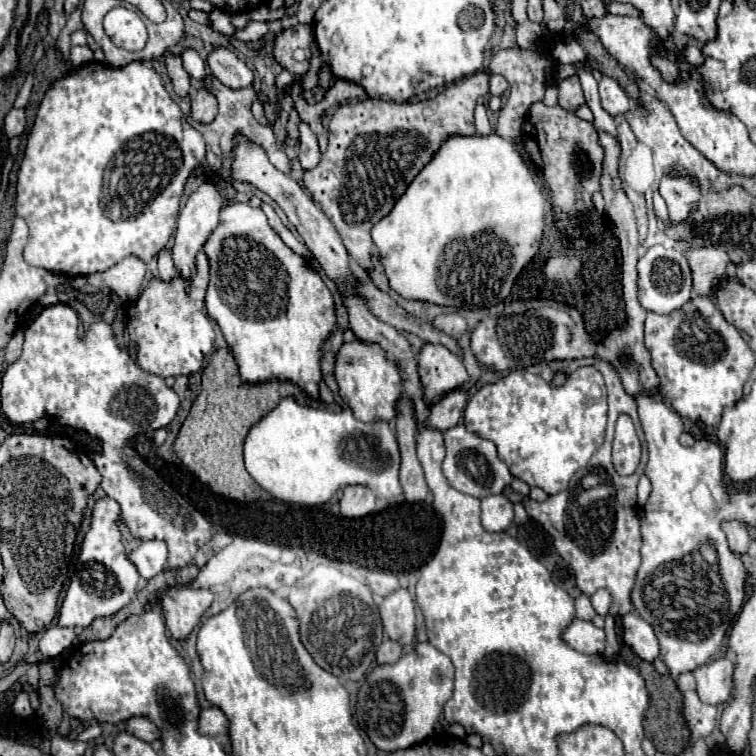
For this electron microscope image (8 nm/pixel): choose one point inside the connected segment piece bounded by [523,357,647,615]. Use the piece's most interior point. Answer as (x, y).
(594, 526)

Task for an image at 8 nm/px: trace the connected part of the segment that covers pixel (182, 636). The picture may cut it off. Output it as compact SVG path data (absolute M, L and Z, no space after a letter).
M189 585L171 587L171 597L163 595L161 605L167 611L165 621L173 639L185 641L211 603L213 593L207 589L191 589Z

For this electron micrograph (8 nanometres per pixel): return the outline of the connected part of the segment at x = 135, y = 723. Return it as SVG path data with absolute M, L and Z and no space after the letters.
M133 717L133 719L129 719L127 721L127 733L135 735L137 739L143 739L147 743L159 739L159 729L147 717Z

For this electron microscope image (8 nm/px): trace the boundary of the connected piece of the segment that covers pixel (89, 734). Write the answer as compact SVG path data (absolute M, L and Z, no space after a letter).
M95 723L95 725L89 725L83 733L79 733L79 739L81 741L97 741L101 737L101 733L103 733L103 727L99 723Z

